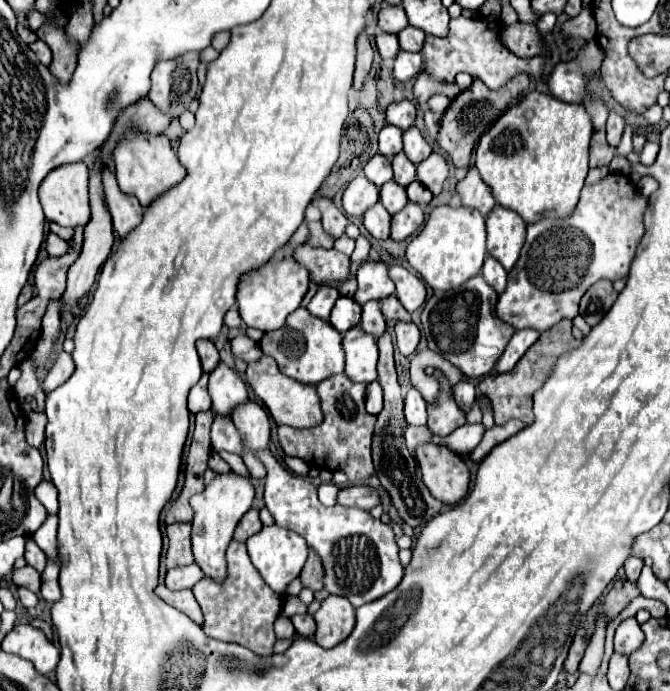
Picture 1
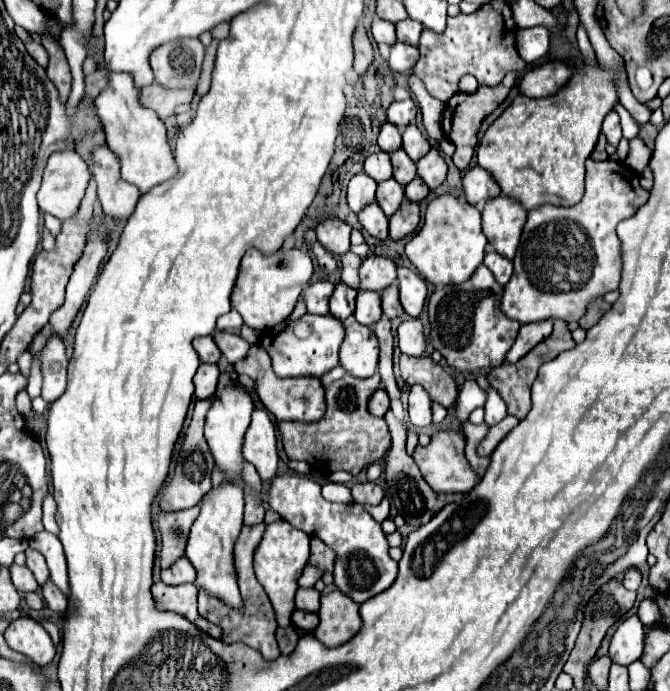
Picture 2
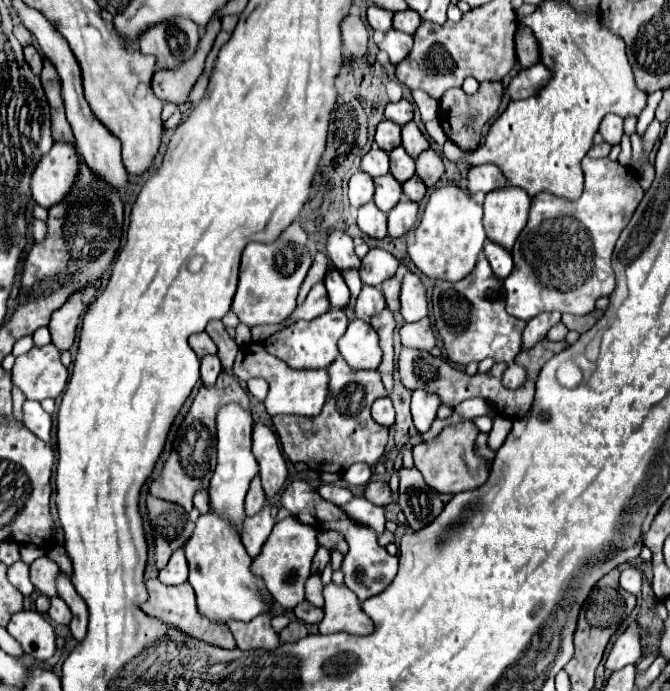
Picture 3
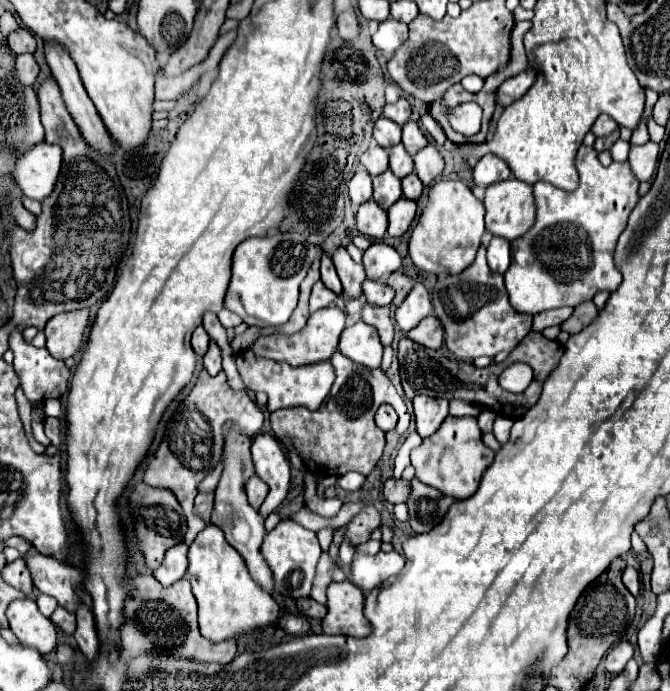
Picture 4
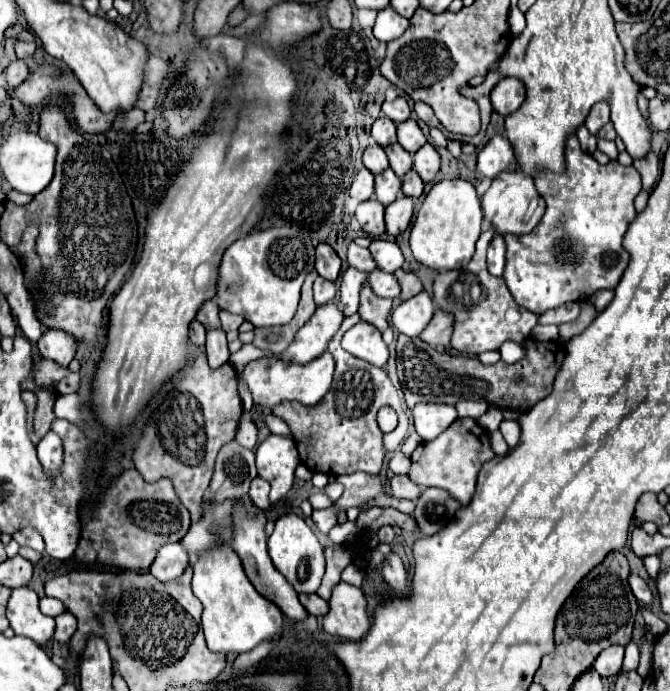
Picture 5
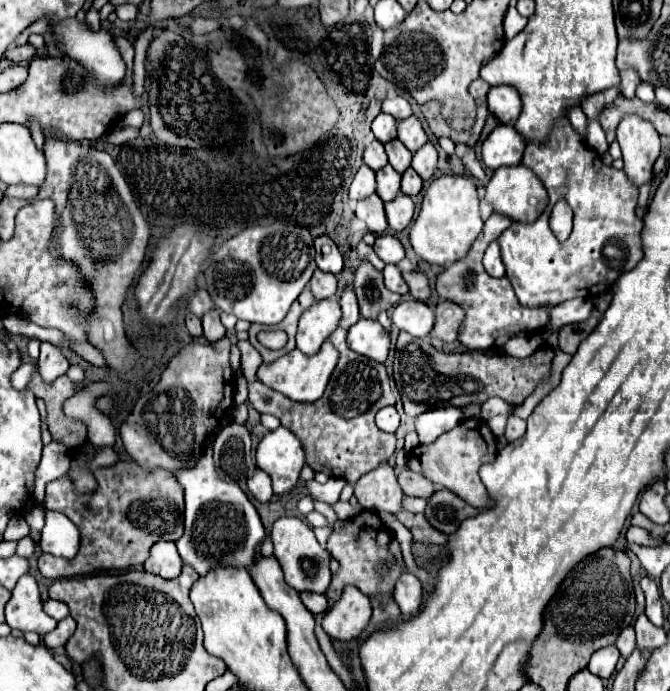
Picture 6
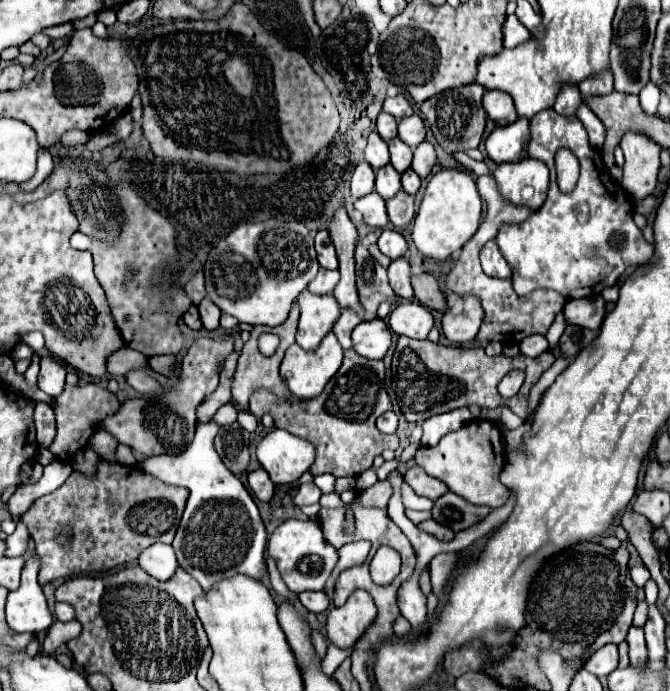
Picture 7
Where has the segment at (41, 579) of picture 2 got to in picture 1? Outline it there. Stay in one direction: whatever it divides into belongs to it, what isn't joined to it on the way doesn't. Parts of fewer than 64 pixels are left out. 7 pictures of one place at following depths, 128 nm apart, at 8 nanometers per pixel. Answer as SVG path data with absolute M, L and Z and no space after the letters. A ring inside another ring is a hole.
M32 538L26 540L26 554L24 554L24 558L26 558L26 562L28 562L32 568L36 568L38 572L44 572L44 568L46 568L46 556L44 556L44 552L36 546L36 542L34 542Z

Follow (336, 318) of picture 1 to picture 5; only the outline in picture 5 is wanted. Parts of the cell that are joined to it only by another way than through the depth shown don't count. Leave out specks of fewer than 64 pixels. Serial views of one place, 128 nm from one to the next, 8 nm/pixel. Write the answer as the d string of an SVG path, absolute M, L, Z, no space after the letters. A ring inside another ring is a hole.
M330 244L316 246L316 272L326 280L336 280L340 276L340 258Z

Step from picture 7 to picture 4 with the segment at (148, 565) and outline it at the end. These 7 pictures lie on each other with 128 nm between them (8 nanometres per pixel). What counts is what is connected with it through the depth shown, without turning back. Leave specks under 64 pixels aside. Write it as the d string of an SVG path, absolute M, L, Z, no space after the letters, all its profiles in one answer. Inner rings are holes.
M184 542L168 548L164 562L154 570L154 578L162 586L170 586L186 574L188 568L188 546Z

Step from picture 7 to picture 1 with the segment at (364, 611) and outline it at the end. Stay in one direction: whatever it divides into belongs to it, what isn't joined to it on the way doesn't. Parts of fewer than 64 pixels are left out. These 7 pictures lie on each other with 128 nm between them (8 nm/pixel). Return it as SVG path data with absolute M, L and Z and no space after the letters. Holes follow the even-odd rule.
M330 594L314 614L318 630L314 640L322 648L332 648L346 640L354 628L354 608L348 600Z

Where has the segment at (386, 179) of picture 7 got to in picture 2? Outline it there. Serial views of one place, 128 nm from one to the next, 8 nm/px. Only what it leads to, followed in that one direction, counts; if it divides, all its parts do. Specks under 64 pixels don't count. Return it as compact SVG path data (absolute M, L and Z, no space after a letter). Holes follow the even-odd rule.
M394 178L384 180L384 182L378 184L376 202L384 210L386 216L392 216L400 208L402 200L404 200L404 188Z

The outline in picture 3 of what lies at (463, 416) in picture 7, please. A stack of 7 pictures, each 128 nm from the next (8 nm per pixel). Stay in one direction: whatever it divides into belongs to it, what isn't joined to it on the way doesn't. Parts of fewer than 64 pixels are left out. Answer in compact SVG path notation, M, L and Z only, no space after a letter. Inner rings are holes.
M416 390L412 392L412 420L418 432L428 432L436 420L436 410L440 408L440 398L436 394Z

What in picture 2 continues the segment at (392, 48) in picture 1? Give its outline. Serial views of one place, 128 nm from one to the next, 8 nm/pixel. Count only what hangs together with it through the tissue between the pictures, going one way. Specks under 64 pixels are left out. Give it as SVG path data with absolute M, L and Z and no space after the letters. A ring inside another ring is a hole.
M374 16L372 20L372 36L378 44L394 44L396 42L396 32L394 32L394 24L388 20L382 20L378 16Z

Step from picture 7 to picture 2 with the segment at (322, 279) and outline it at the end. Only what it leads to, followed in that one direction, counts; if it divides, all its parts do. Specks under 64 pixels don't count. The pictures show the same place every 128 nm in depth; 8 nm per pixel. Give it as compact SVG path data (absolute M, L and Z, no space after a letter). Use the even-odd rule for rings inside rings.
M320 280L316 284L310 284L302 292L302 300L306 302L306 308L310 314L328 314L328 298L334 290L334 284L328 280Z

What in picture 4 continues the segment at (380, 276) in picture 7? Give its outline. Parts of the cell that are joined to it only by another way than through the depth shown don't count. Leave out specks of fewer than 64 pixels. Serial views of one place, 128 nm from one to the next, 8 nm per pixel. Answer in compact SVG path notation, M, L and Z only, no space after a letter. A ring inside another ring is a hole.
M366 302L362 308L362 320L366 324L372 324L378 330L382 344L392 344L394 324L390 320L390 308L388 306L374 306L374 304Z

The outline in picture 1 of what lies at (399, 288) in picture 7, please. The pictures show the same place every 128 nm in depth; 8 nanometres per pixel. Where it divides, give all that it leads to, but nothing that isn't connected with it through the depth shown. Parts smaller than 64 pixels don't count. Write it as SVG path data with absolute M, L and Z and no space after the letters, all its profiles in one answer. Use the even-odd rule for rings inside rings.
M370 300L368 304L362 306L360 324L362 324L364 332L370 332L370 334L376 336L376 338L386 330L386 322L384 322L384 316L382 316L382 312L380 312L380 302Z

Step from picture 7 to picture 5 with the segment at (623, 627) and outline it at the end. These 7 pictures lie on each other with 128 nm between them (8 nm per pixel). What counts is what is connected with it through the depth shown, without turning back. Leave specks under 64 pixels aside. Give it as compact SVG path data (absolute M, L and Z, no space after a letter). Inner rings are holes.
M630 640L624 648L626 648L624 670L636 670L636 664L638 664L638 644L634 640Z

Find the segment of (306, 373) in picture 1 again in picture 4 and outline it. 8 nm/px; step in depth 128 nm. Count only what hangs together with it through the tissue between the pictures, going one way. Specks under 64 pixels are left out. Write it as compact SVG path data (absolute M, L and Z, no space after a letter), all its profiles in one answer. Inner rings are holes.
M332 304L324 310L316 310L310 316L306 328L302 328L300 332L296 332L292 336L260 336L248 350L252 350L256 356L270 358L274 362L286 362L290 366L316 364L316 362L328 360L332 356L332 352L338 348L338 338L340 338L340 332L344 330L344 326L346 326L346 314Z

